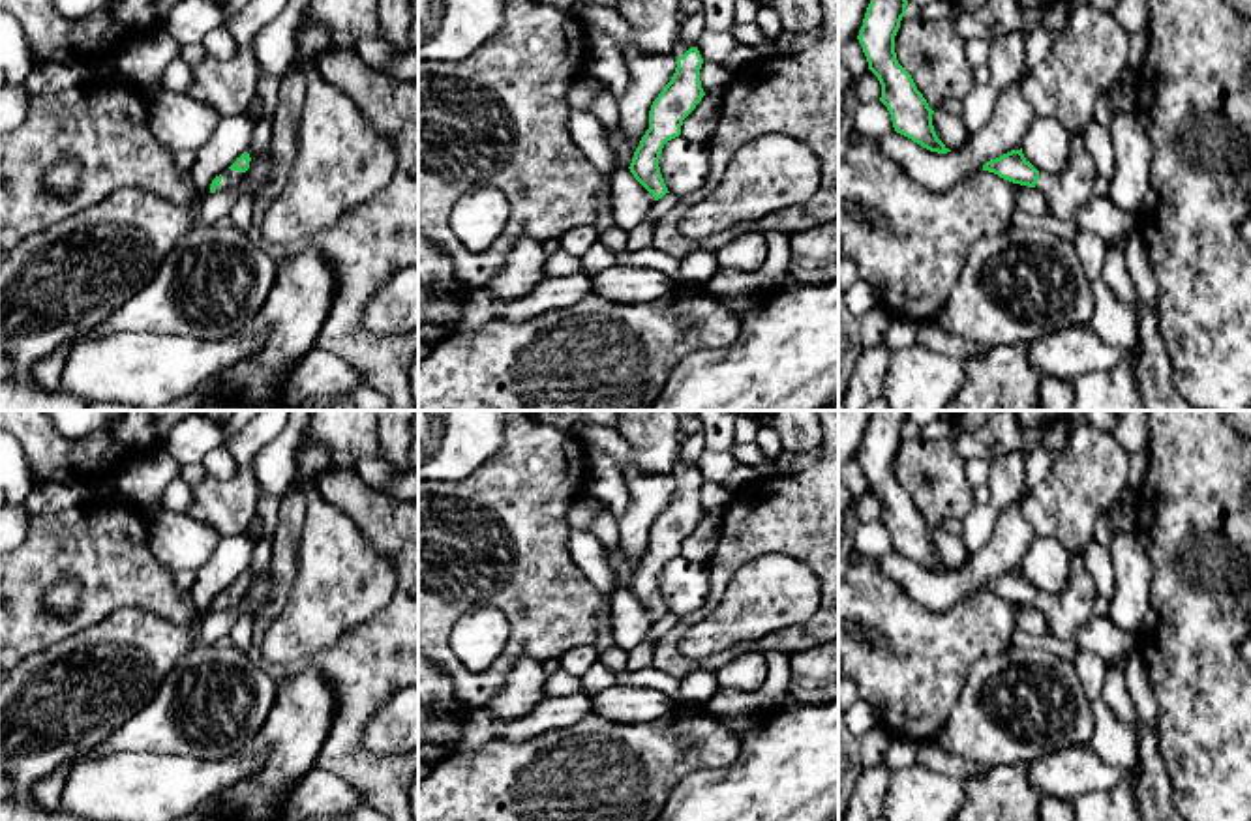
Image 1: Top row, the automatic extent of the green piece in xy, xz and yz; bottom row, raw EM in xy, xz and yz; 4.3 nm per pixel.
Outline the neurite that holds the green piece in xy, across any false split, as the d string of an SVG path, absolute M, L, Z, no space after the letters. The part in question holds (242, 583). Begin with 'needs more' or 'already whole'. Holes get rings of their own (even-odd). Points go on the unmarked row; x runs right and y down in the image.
needs more; M244 572L240 577L236 577L236 581L219 596L216 596L210 604L210 613L223 613L231 607L234 607L240 598L244 596L244 592L249 589L249 574Z

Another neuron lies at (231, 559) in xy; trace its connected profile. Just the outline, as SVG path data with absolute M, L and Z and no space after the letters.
M248 534L223 536L210 560L197 572L189 589L201 615L210 613L210 604L248 572L257 542Z

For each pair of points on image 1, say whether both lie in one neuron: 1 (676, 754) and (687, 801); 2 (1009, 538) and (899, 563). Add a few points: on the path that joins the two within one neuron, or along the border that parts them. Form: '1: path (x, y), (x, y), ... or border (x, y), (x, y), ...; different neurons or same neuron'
1: border (723, 765), (687, 773), (664, 801); different neurons
2: path (981, 567), (961, 583), (927, 583); same neuron

